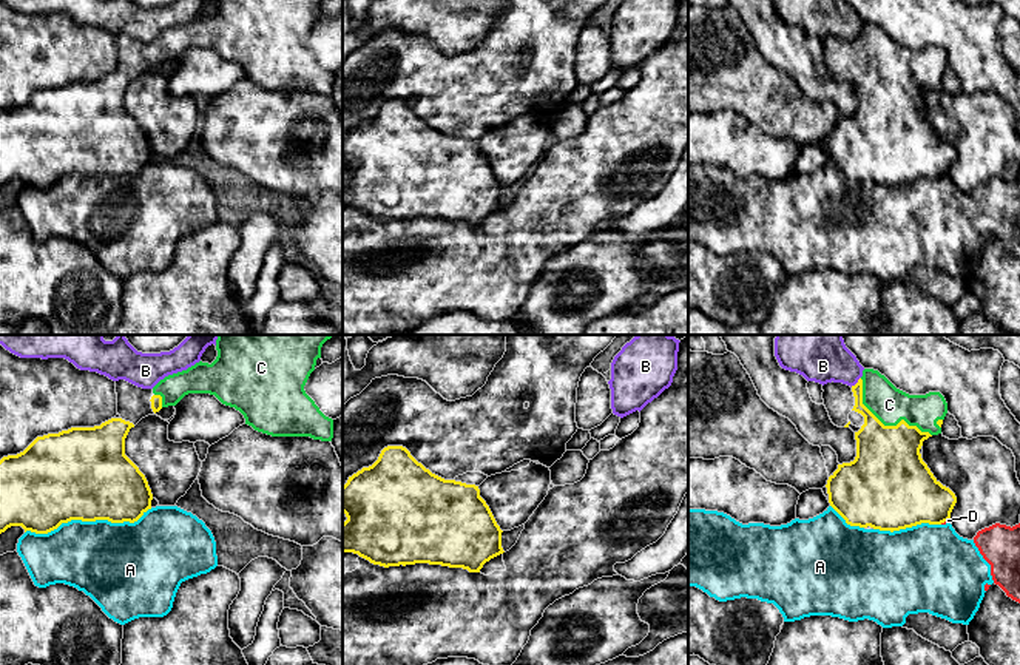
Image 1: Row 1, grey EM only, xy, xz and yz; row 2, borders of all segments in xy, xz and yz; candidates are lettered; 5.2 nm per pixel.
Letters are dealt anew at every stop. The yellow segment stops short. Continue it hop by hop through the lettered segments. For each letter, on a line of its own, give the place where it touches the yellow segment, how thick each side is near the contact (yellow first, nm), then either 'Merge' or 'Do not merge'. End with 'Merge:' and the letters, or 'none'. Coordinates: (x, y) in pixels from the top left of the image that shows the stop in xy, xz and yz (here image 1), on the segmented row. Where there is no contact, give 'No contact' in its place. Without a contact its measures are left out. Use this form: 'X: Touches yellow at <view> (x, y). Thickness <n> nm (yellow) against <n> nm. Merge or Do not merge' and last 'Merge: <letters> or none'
A: Touches yellow at xy (88, 520). Thickness 480 nm (yellow) against 420 nm. Do not merge
B: Touches yellow at yz (857, 383). Thickness 110 nm (yellow) against 280 nm. Do not merge
C: Touches yellow at yz (883, 425). Thickness 380 nm (yellow) against 190 nm. Merge
D: Touches yellow at yz (943, 522). Thickness 340 nm (yellow) against 20 nm. Do not merge
Merge: C

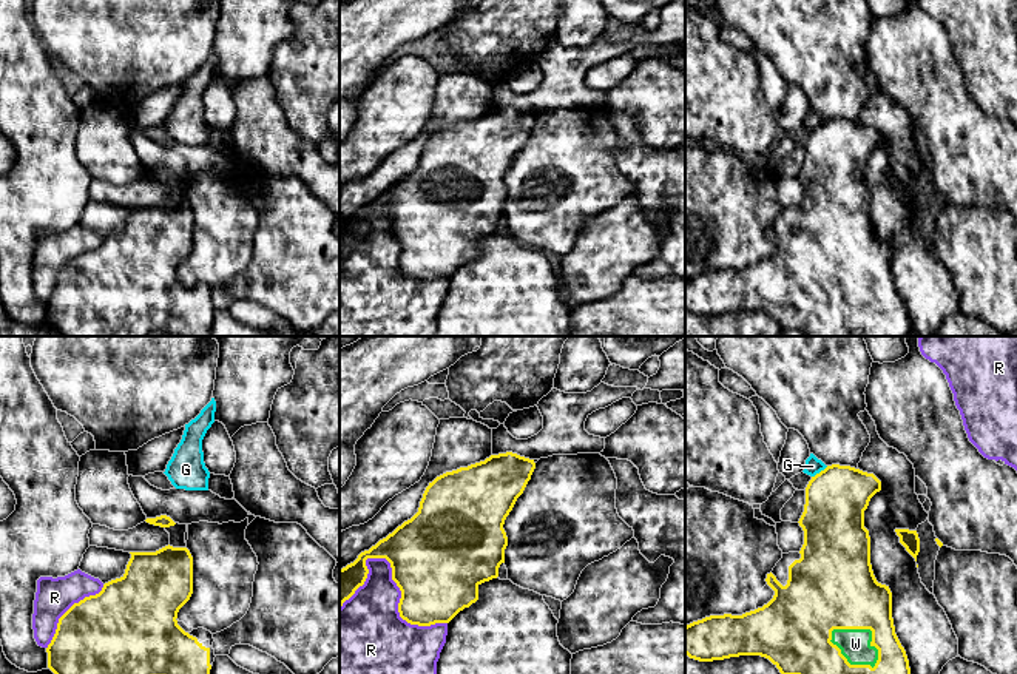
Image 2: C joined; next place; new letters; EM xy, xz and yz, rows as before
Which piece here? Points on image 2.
G: Touches yellow at yz (821, 471). Thickness 320 nm (yellow) against 90 nm. Do not merge
R: Touches yellow at xz (392, 579). Thickness 480 nm (yellow) against 320 nm. Do not merge
W: Touches yellow at yz (846, 660). Thickness 300 nm (yellow) against 160 nm. Merge
Merge: W

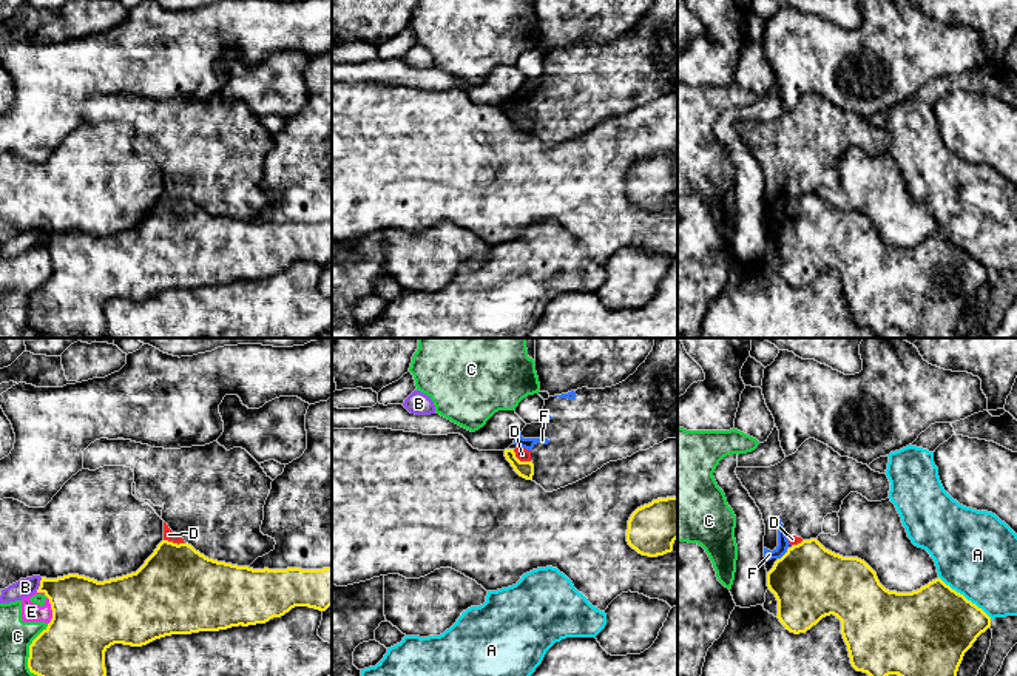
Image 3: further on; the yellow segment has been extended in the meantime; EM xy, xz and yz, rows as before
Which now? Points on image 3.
A: Touches yellow at yz (963, 596). Thickness 440 nm (yellow) against 440 nm. Do not merge
B: Touches yellow at xy (40, 584). Thickness 320 nm (yellow) against 100 nm. Do not merge
C: Touches yellow at xy (30, 650). Thickness 340 nm (yellow) against 170 nm. Do not merge
D: Touches yellow at xz (519, 460). Thickness 90 nm (yellow) against 70 nm. Do not merge
E: Touches yellow at xy (51, 608). Thickness 380 nm (yellow) against 100 nm. Do not merge
F: Touches yellow at yz (784, 554). Thickness 380 nm (yellow) against 60 nm. Do not merge
Merge: none

